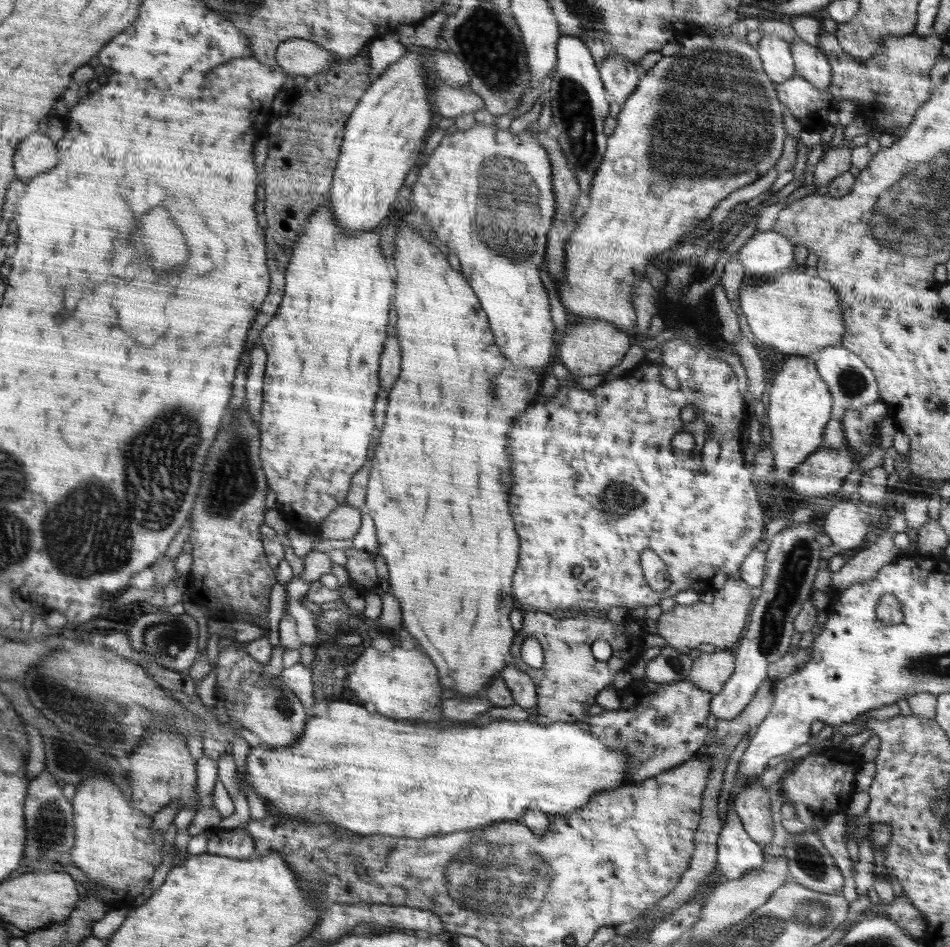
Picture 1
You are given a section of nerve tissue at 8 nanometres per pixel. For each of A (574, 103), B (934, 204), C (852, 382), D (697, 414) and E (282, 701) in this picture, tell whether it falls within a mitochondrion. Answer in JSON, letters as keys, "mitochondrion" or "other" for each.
{"A":"mitochondrion","B":"mitochondrion","C":"mitochondrion","D":"other","E":"mitochondrion"}

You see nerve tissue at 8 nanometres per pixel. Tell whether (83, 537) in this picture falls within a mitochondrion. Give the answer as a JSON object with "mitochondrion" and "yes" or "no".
{"mitochondrion":"yes"}

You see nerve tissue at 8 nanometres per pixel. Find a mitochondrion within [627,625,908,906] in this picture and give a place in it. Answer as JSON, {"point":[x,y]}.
{"point":[809,859]}

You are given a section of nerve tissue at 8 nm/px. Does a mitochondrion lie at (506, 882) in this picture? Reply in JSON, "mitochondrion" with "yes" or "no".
{"mitochondrion":"yes"}

